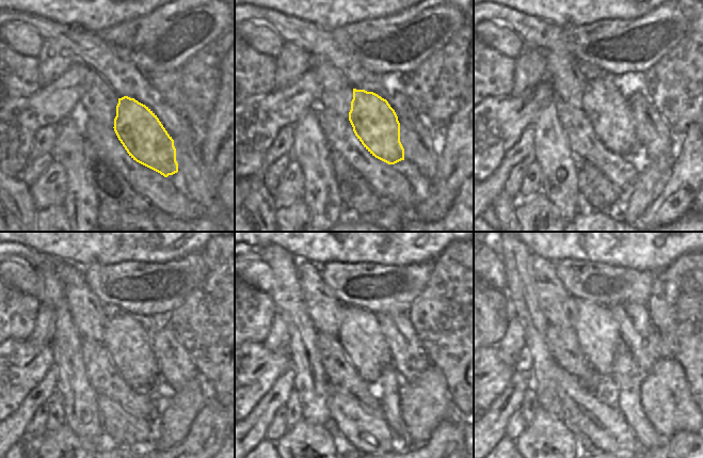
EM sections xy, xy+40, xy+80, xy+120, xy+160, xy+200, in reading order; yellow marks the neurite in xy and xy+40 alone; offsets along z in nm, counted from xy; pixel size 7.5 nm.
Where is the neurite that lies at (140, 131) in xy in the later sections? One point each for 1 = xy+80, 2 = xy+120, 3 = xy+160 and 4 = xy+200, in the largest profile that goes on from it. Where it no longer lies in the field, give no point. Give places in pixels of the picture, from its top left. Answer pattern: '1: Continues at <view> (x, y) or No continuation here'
1: Continues at xy+80 (606, 107)
2: Continues at xy+120 (125, 340)
3: Continues at xy+160 (360, 335)
4: Continues at xy+200 (597, 332)

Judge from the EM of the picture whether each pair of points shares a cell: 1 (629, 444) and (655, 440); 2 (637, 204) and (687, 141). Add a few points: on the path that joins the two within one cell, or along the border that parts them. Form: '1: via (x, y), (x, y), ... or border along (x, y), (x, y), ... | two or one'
1: border along (625, 421), (640, 446) | two
2: border along (675, 160), (673, 171), (666, 184) | two

